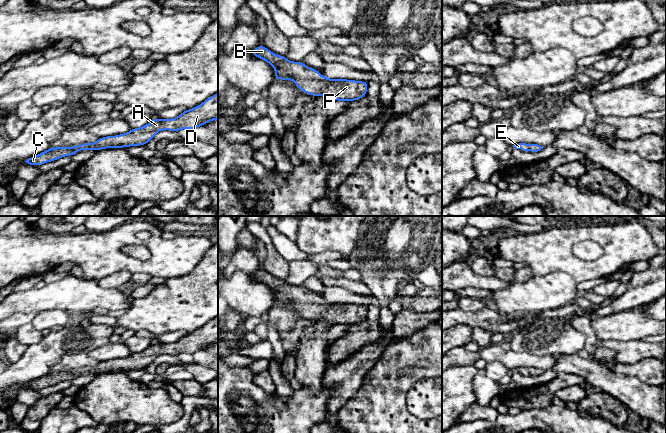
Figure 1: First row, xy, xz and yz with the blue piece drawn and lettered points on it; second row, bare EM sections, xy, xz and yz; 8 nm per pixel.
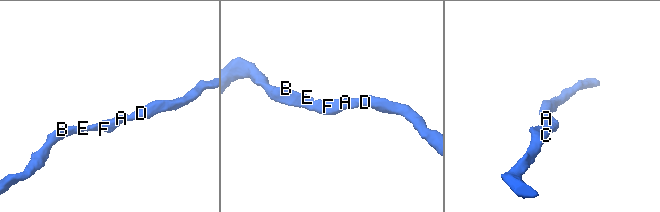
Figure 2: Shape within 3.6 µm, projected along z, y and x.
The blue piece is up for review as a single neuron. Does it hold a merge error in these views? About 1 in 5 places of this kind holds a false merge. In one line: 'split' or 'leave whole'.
leave whole

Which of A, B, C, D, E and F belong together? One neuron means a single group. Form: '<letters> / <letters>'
A B C D E F

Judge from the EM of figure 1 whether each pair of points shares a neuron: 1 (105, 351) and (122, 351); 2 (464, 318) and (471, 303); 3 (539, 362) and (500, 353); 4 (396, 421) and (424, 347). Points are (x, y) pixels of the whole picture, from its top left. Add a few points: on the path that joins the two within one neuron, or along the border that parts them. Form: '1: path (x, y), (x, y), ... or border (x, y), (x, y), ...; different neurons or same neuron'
1: path (109, 351), (118, 351); same neuron
2: border (485, 305), (473, 311), (464, 311), (459, 308); different neurons
3: path (529, 360), (510, 359); same neuron
4: path (392, 401), (392, 374), (404, 362); same neuron

